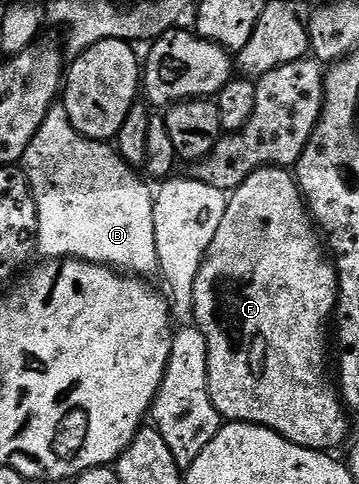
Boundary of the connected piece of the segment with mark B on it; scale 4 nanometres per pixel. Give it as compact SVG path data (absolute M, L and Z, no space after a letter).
M54 107L46 115L46 119L42 123L42 127L38 127L38 131L34 135L34 139L26 147L22 168L28 182L32 188L34 195L34 203L38 211L38 231L36 232L36 248L39 256L44 256L44 259L71 259L73 261L89 261L95 265L109 266L121 274L135 275L141 279L151 278L151 273L154 274L159 270L158 263L158 243L154 239L154 196L153 186L148 186L142 178L139 177L137 170L133 166L128 165L126 159L120 154L120 150L113 147L107 141L92 141L89 137L81 135L70 123L68 112L62 107Z

